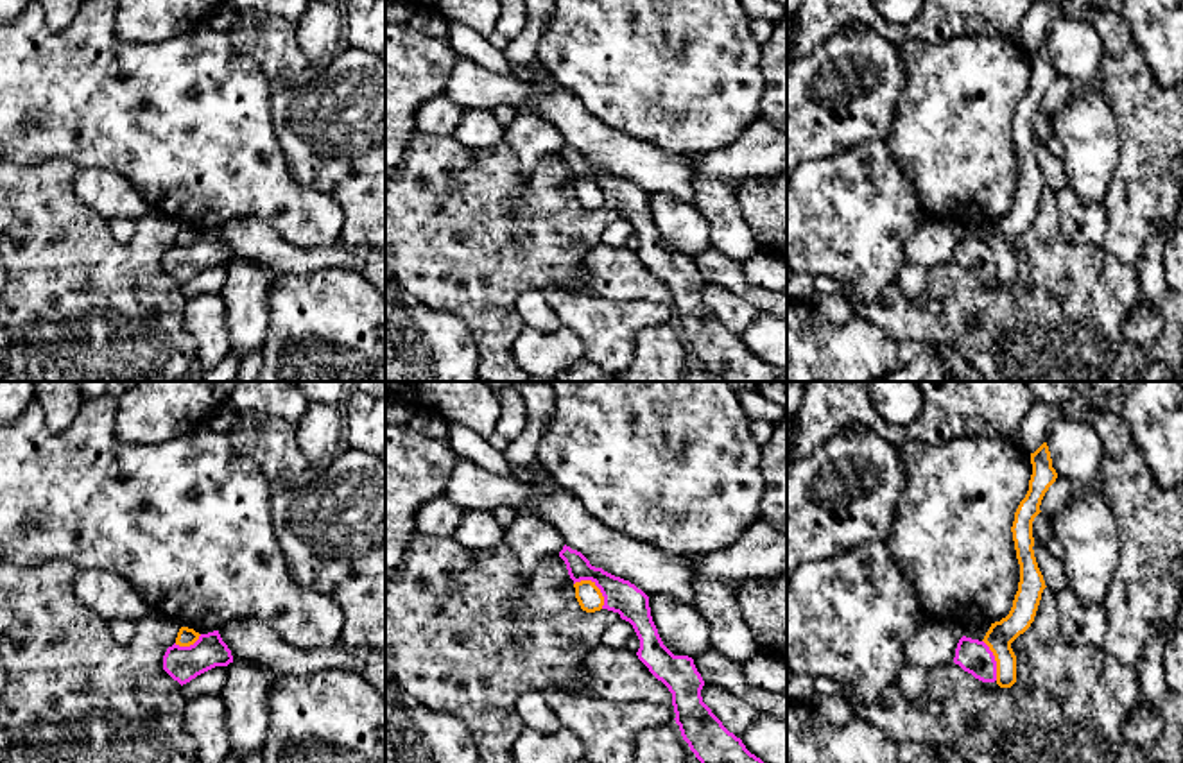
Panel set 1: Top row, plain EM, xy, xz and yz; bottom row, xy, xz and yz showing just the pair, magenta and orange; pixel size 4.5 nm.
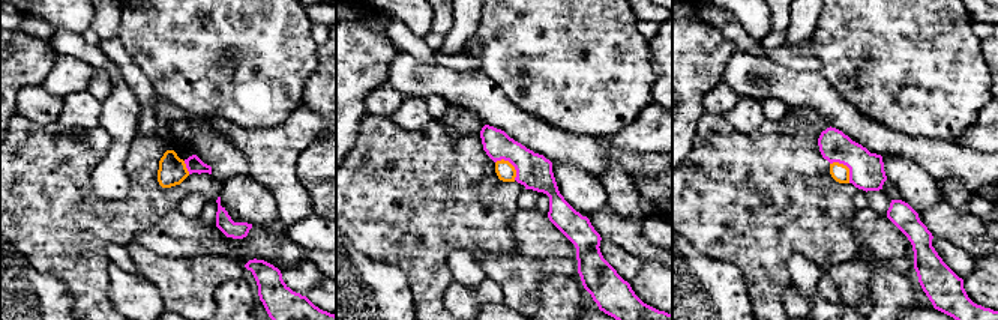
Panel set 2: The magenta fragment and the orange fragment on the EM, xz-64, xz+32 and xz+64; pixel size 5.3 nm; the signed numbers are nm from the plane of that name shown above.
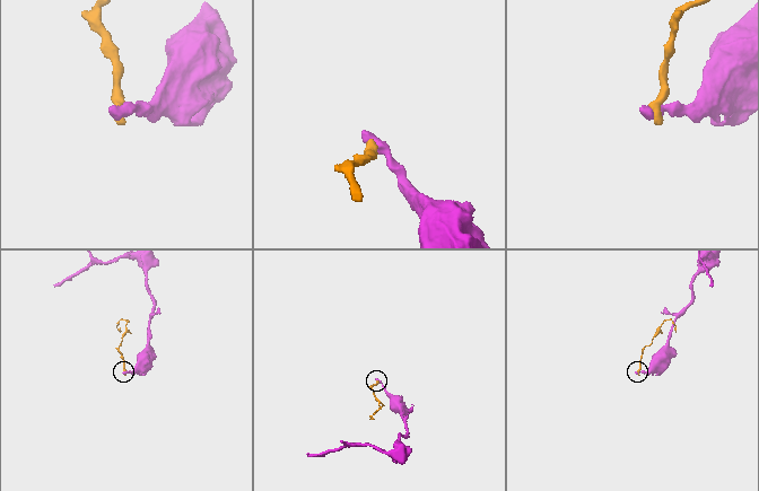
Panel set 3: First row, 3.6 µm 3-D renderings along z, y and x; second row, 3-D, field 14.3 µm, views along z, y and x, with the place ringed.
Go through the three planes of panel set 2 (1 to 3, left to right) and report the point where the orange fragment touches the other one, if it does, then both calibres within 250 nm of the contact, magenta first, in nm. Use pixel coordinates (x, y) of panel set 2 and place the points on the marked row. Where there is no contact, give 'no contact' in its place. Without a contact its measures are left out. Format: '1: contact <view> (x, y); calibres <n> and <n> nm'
1: contact xz-64 (186, 167); calibres 90 and 150 nm
2: contact xz+32 (512, 164); calibres 190 and 100 nm
3: contact xz+64 (847, 166); calibres 190 and 100 nm

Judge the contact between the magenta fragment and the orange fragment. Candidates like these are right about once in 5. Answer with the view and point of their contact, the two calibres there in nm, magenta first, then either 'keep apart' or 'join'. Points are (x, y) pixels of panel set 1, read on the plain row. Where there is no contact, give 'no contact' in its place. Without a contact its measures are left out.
meets magenta in xz at (595, 183); 150 nm thick on the magenta side, 120 nm on the other; keep apart

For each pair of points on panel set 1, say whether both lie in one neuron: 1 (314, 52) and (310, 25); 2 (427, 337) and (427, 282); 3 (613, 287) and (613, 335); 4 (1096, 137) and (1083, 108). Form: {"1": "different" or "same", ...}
{"1": "same", "2": "different", "3": "different", "4": "same"}

